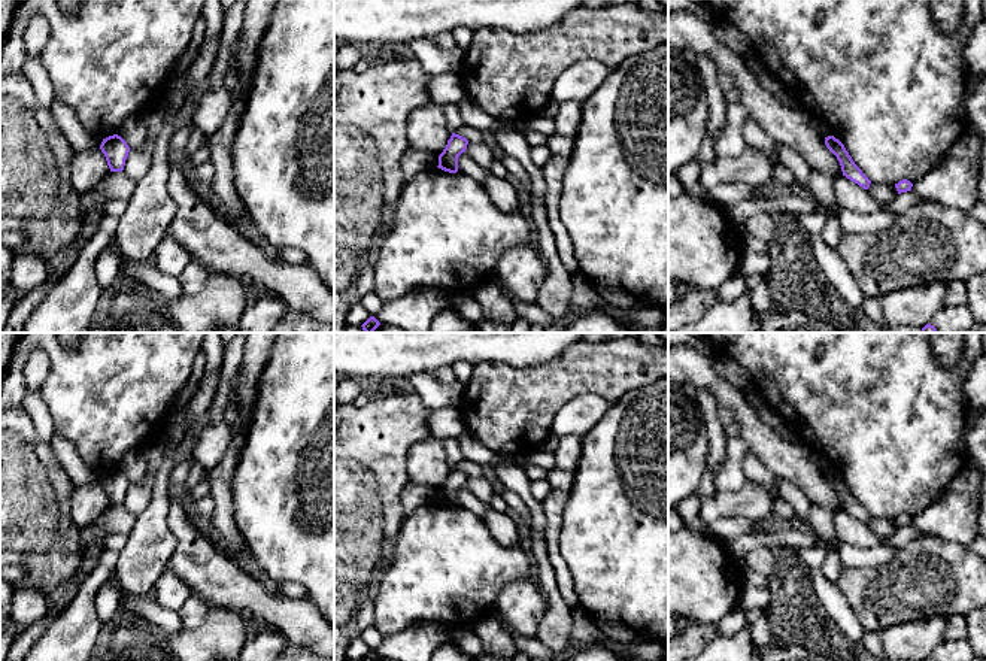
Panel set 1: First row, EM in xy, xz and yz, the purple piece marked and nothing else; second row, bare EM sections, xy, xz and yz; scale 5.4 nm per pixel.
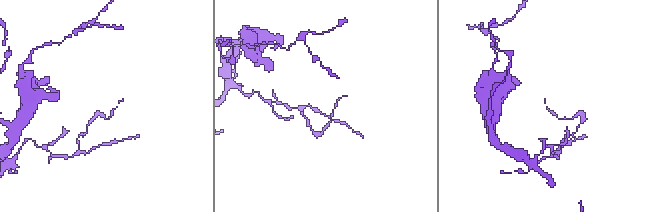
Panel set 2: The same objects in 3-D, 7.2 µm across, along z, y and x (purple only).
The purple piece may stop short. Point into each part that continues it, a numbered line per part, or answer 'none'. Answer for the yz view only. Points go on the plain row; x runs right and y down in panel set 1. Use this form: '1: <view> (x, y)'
none

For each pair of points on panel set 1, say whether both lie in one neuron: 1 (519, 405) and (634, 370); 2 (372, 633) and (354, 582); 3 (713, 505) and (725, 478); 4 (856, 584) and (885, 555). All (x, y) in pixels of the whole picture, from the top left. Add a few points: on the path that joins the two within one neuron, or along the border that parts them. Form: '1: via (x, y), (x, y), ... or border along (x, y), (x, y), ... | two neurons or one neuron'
1: via (548, 388), (578, 370), (606, 370) | one neuron
2: border along (373, 624), (360, 636) | two neurons
3: border along (746, 481), (734, 491), (719, 496) | two neurons
4: border along (897, 549), (888, 561), (877, 566), (842, 567) | two neurons

